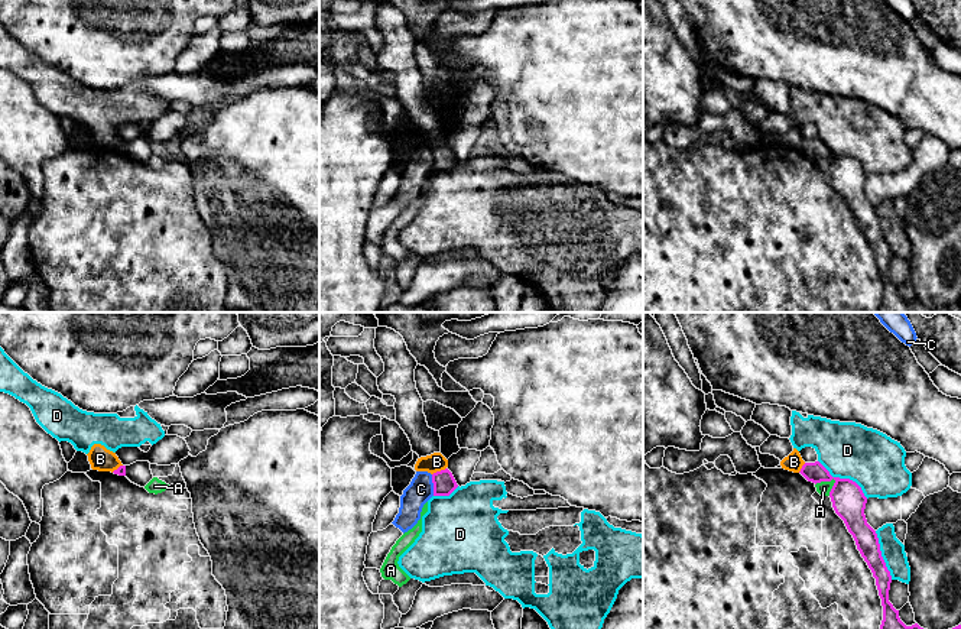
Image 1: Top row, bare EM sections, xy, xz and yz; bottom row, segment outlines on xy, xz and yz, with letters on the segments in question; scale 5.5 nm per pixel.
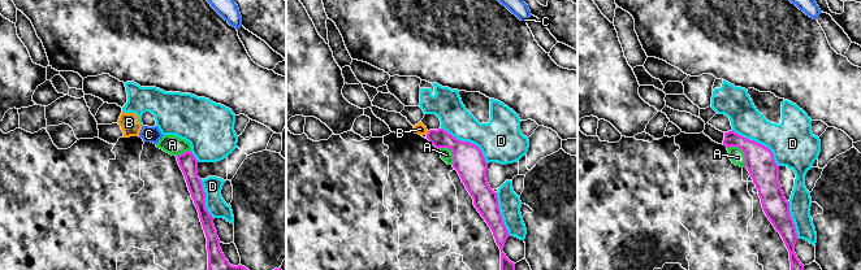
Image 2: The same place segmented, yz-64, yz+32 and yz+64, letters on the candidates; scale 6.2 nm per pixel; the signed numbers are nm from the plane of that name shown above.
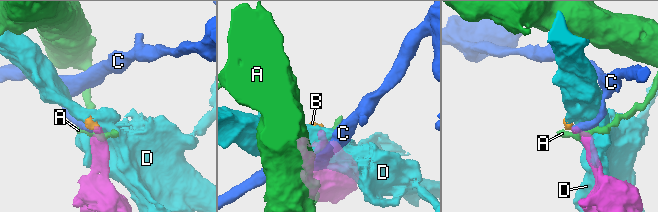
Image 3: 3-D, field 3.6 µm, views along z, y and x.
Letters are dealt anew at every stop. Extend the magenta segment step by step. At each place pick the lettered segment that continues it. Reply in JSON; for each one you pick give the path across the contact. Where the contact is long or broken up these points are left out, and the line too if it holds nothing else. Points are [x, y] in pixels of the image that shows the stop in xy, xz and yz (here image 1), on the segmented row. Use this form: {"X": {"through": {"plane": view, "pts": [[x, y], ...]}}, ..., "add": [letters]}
{"add": []}

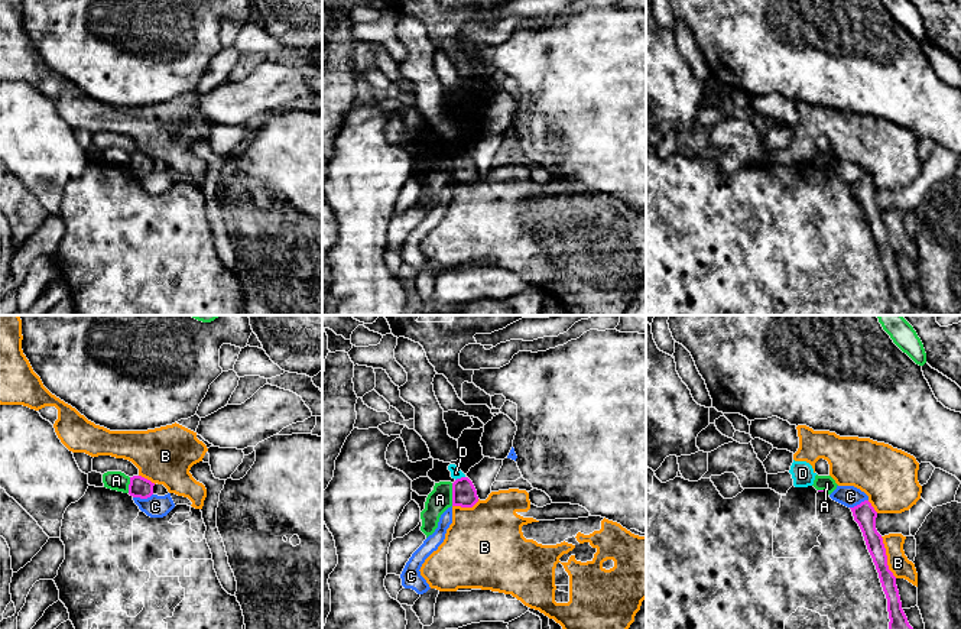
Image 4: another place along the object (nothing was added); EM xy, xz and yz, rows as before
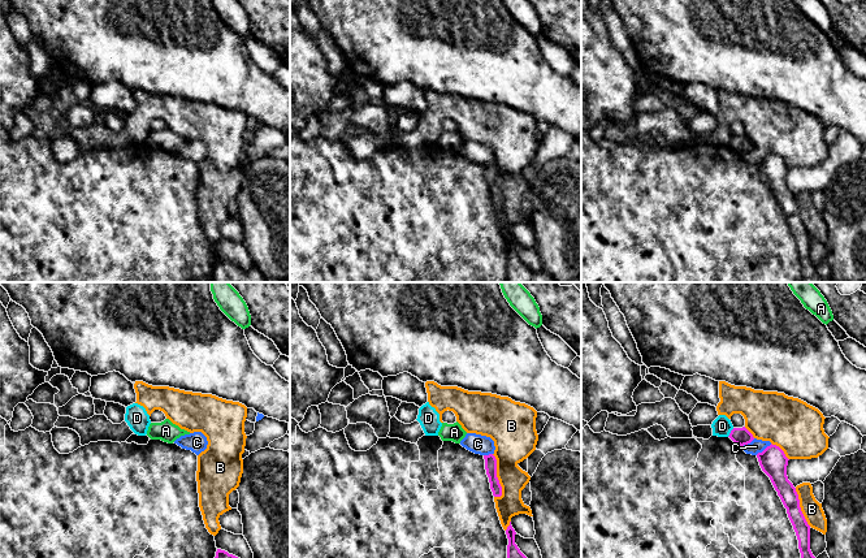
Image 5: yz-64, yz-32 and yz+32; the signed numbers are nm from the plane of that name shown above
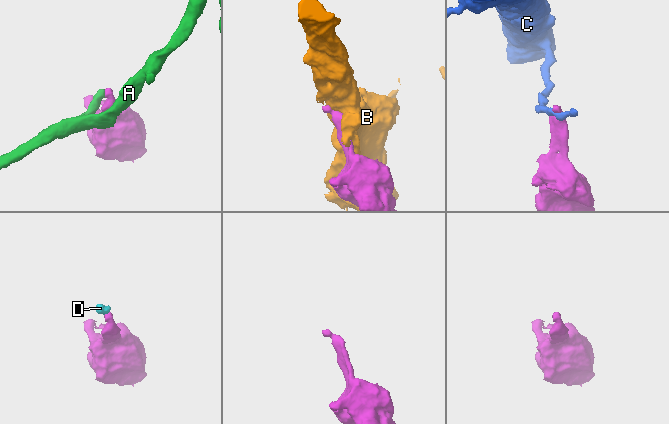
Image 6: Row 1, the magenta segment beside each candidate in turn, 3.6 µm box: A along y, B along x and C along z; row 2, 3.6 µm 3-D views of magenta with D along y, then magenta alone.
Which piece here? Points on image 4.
{"add": []}

